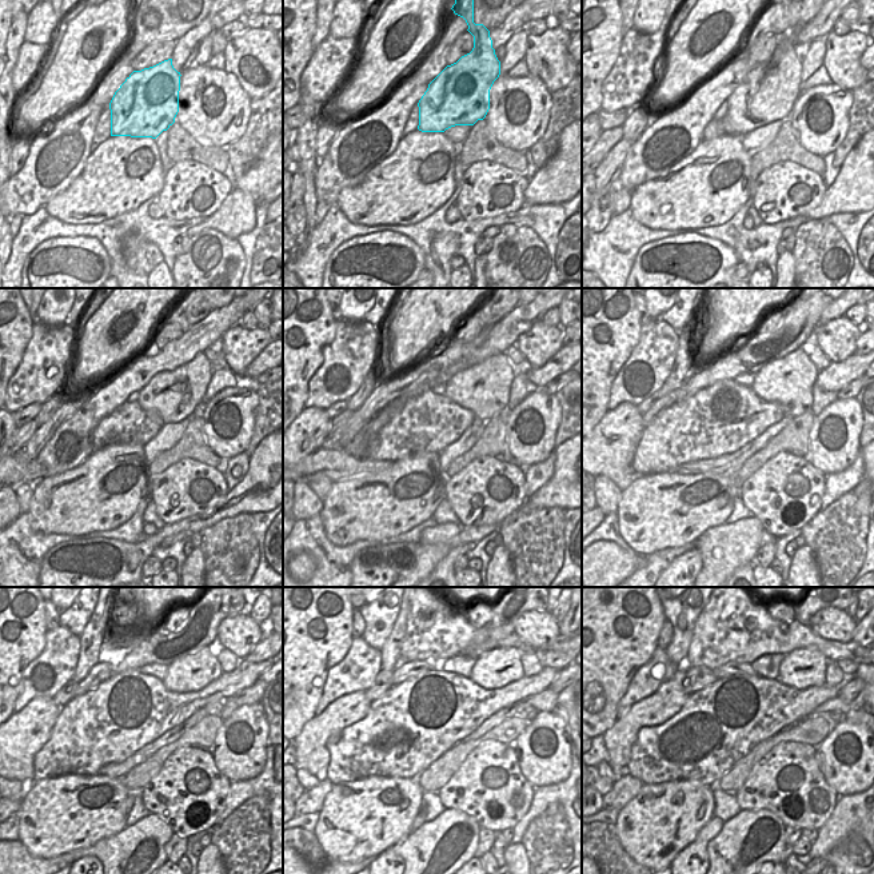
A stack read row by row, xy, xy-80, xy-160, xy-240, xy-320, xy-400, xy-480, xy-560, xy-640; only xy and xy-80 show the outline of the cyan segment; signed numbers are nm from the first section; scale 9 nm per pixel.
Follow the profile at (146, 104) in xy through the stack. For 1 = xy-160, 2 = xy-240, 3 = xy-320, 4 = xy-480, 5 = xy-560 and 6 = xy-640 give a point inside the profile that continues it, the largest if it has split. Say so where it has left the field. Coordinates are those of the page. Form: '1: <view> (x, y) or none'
1: xy-160 (767, 94)
2: xy-240 (174, 395)
3: xy-320 (483, 388)
4: xy-480 (192, 673)
5: xy-560 (501, 666)
6: xy-640 (803, 667)

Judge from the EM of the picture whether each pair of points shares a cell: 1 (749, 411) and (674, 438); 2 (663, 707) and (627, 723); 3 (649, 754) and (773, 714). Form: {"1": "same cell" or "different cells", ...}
{"1": "same cell", "2": "same cell", "3": "same cell"}

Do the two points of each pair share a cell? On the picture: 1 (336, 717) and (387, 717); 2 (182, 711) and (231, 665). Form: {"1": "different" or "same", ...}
{"1": "different", "2": "different"}

